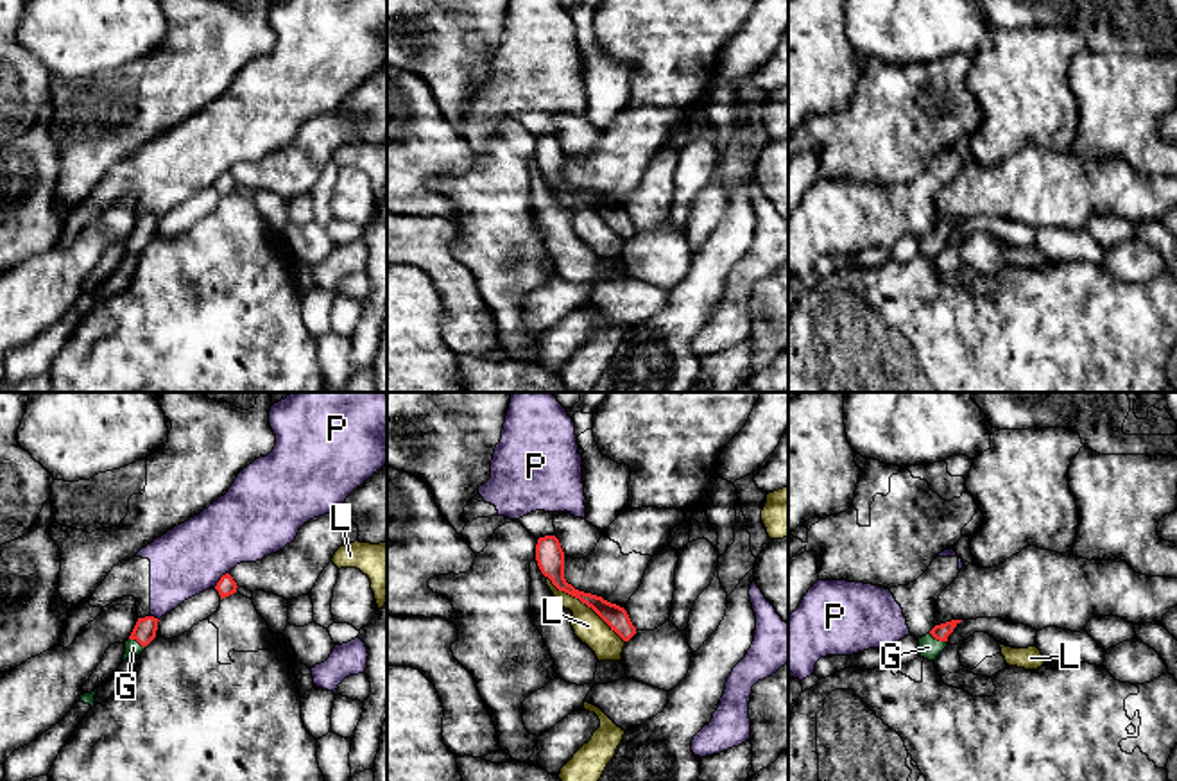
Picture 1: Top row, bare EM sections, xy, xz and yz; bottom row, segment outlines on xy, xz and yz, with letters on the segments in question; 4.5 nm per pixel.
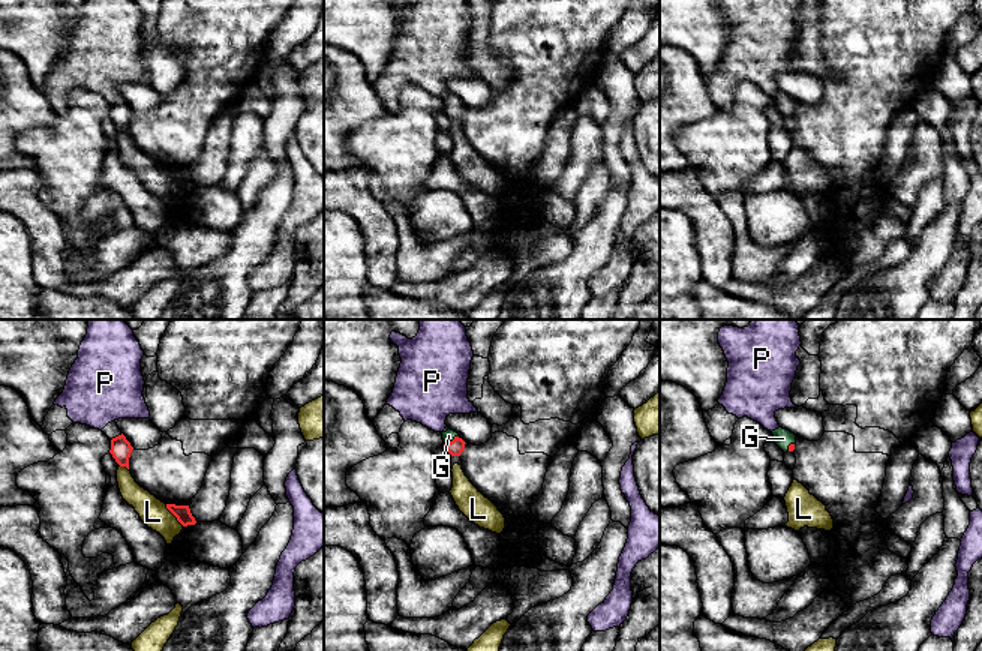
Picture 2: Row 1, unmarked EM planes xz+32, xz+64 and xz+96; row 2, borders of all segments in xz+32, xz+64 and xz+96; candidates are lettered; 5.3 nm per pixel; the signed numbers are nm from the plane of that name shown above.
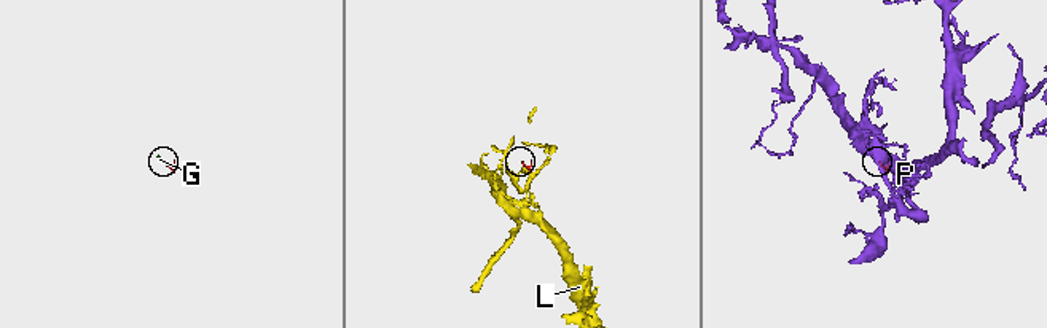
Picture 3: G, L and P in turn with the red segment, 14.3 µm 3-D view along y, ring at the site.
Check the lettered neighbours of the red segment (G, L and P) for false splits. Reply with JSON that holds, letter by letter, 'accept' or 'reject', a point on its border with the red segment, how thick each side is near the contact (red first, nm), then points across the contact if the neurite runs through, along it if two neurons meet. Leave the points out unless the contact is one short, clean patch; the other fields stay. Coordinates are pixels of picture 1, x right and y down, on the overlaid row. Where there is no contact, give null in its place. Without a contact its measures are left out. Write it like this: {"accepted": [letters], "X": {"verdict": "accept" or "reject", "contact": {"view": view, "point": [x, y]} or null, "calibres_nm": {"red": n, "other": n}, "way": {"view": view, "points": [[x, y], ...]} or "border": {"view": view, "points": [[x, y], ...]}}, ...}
{"accepted": ["G"], "G": {"verdict": "accept", "contact": {"view": "yz", "point": [937, 638]}, "calibres_nm": {"red": 70, "other": 100}, "way": {"view": "yz", "points": [[941, 633], [937, 638], [928, 647]]}}, "L": {"verdict": "reject", "contact": {"view": "xz", "point": [584, 602]}, "calibres_nm": {"red": 130, "other": 140}, "border": {"view": "xz", "points": [[547, 575], [559, 590], [584, 602], [624, 642]]}}, "P": {"verdict": "reject", "contact": {"view": "xy", "point": [221, 579]}, "calibres_nm": {"red": 90, "other": 320}, "border": {"view": "xy", "points": [[228, 572], [214, 586]]}}}

